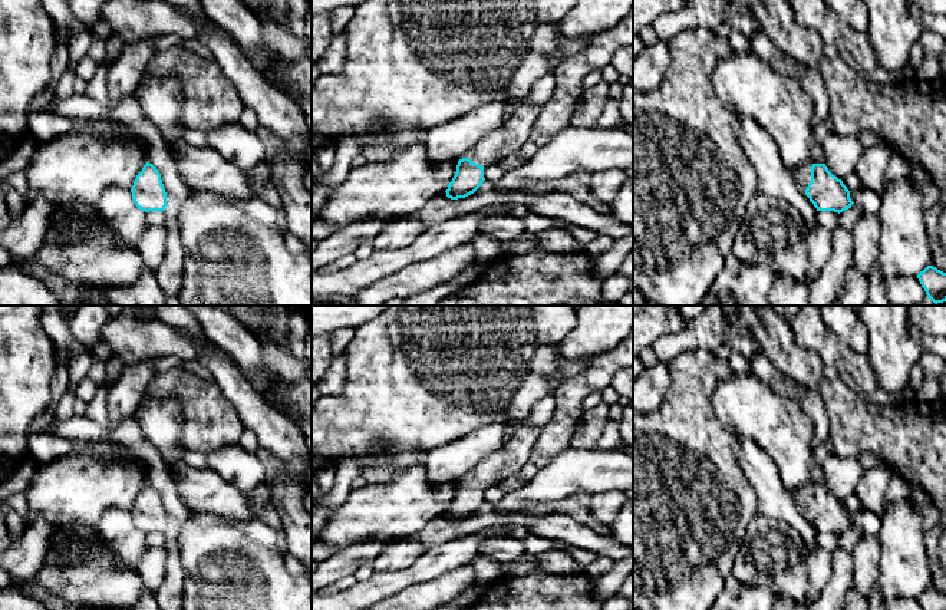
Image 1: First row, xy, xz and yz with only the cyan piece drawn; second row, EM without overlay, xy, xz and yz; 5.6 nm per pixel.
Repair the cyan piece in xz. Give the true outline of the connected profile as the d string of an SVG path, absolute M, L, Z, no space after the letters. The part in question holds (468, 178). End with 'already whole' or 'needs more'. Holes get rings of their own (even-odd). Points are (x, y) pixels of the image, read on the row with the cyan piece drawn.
M515 102L512 116L487 133L465 158L458 161L456 172L445 191L446 197L458 200L474 194L485 181L485 166L500 164L505 156L520 152L540 111L541 106Z; needs more

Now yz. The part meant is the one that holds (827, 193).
M805 164L801 168L790 171L800 191L810 198L817 211L834 211L840 214L854 204L847 187L828 171L825 164Z; needs more

